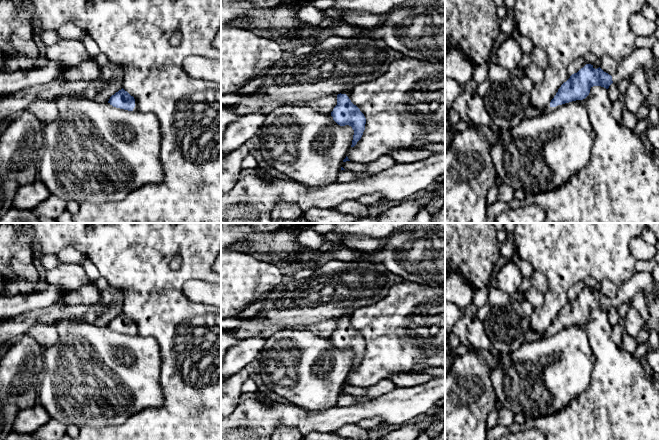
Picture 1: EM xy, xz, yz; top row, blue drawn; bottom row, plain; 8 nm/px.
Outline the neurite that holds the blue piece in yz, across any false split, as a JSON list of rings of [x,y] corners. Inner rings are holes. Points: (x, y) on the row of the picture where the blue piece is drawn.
[[[636,49],[619,62],[618,69],[612,76],[604,72],[600,67],[595,69],[593,65],[586,64],[561,85],[546,108],[540,110],[532,105],[526,107],[524,118],[538,117],[555,111],[562,104],[583,100],[589,95],[593,86],[608,89],[612,83],[619,84],[622,80],[631,80],[634,72],[641,67],[645,70],[646,76],[649,76],[655,69],[655,60],[651,50]]]

